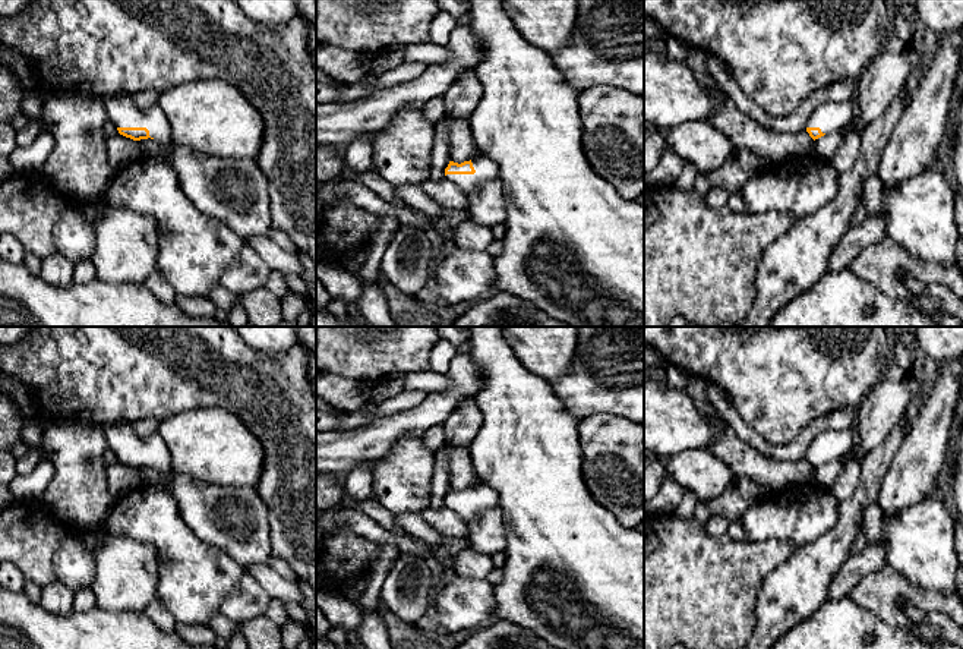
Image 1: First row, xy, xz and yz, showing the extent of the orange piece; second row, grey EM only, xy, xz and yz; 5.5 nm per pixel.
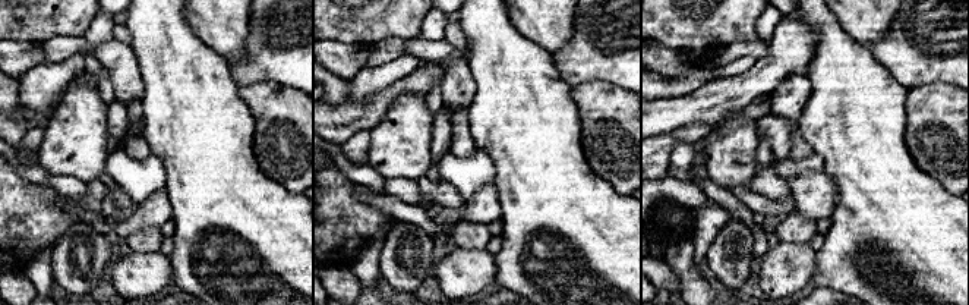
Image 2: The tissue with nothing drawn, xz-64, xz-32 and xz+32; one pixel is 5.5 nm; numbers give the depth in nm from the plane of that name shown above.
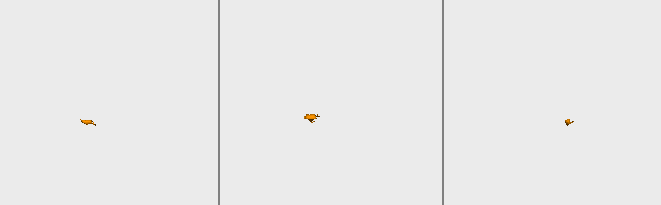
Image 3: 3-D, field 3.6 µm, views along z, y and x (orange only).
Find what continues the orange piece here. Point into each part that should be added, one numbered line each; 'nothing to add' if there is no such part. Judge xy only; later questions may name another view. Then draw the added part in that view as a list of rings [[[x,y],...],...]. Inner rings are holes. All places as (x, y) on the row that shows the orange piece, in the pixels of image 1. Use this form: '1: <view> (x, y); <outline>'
1: xy (195, 249); [[[129,95],[104,98],[108,120],[117,127],[146,127],[149,136],[161,144],[160,157],[139,157],[114,173],[104,202],[152,215],[158,229],[158,270],[177,294],[208,297],[221,284],[221,275],[246,242],[222,221],[201,212],[184,195],[179,177],[167,161],[167,148],[173,144],[171,126],[164,110],[154,104],[138,108]]]

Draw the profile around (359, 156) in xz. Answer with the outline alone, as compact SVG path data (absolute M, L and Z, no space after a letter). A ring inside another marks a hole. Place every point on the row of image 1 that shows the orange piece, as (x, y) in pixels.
M361 139L353 141L345 151L344 163L354 174L361 174L372 170L373 142Z

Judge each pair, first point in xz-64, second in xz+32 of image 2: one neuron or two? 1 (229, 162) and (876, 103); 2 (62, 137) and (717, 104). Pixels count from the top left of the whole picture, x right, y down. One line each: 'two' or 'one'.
1: one
2: two

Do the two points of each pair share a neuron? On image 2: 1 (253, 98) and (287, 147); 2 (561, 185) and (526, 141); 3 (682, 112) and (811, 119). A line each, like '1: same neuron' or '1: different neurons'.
1: same neuron
2: same neuron
3: different neurons

